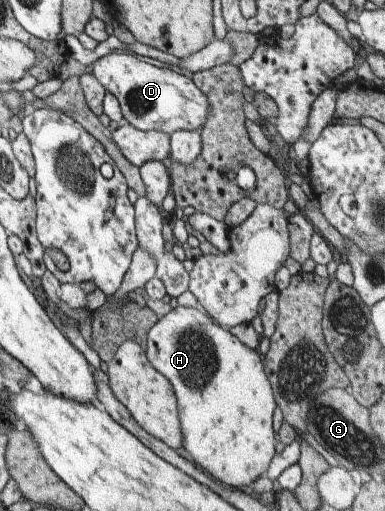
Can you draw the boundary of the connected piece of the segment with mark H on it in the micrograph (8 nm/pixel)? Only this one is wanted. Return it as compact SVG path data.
M197 307L173 308L148 331L147 339L147 359L171 382L176 393L184 449L193 456L195 465L209 472L222 484L247 489L269 469L277 454L273 413L278 405L264 370L261 352L243 344Z

